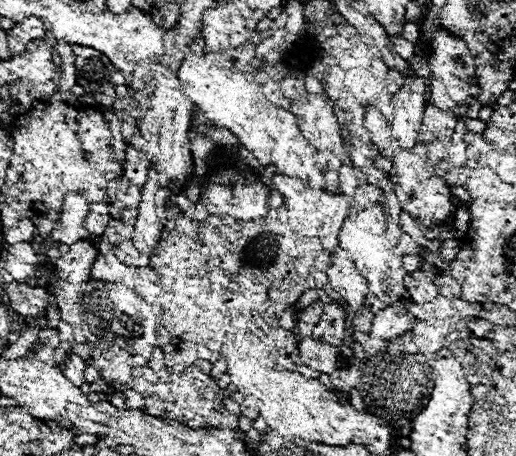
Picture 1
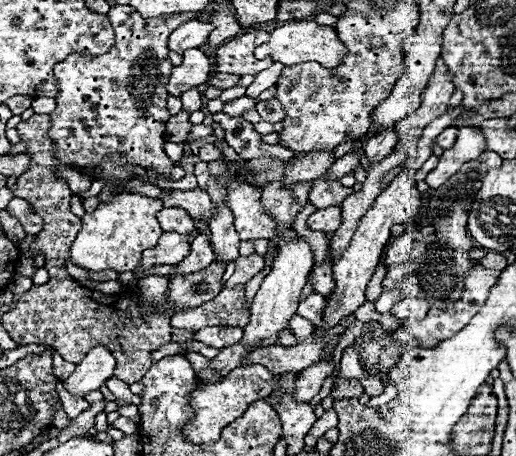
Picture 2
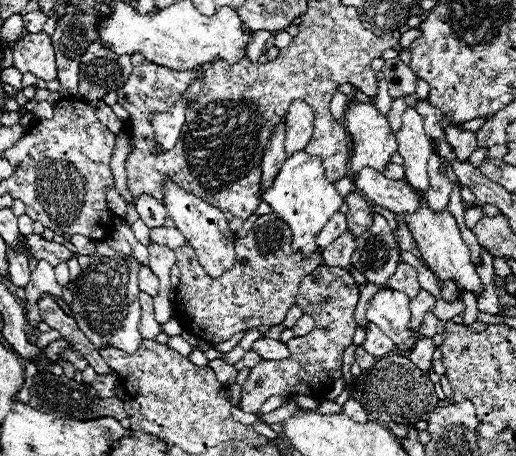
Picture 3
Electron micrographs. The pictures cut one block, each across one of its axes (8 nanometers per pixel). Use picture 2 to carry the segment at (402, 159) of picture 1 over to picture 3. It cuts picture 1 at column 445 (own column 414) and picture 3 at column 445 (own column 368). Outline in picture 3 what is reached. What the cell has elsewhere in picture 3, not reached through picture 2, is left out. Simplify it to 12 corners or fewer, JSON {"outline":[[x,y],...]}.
{"outline":[[420,208],[402,214],[420,258],[442,282],[482,294],[454,216]]}

